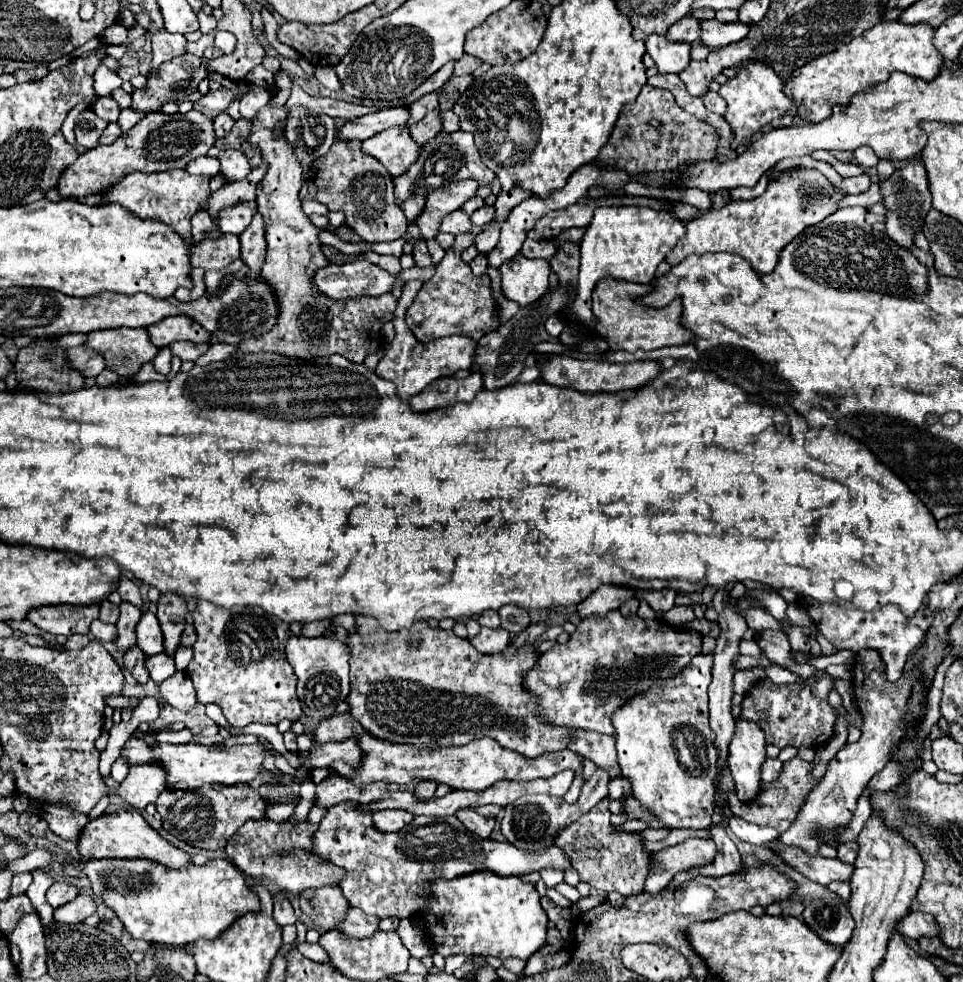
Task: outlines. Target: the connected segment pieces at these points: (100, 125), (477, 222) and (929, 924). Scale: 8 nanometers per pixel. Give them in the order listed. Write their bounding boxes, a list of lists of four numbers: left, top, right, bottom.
[[75,108,107,148],[471,206,495,226],[897,912,939,940]]

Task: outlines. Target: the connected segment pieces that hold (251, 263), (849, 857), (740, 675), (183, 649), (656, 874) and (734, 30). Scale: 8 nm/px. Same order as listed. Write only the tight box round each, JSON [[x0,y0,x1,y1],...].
[[239,212,265,278],[837,842,857,862],[733,670,755,696],[175,646,193,670],[645,838,715,894],[701,20,749,48]]

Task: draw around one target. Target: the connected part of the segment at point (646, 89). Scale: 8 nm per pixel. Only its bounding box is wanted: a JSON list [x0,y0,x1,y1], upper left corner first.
[595,84,717,178]

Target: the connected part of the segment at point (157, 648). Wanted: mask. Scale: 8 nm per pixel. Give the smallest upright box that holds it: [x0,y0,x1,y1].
[136,611,163,656]

